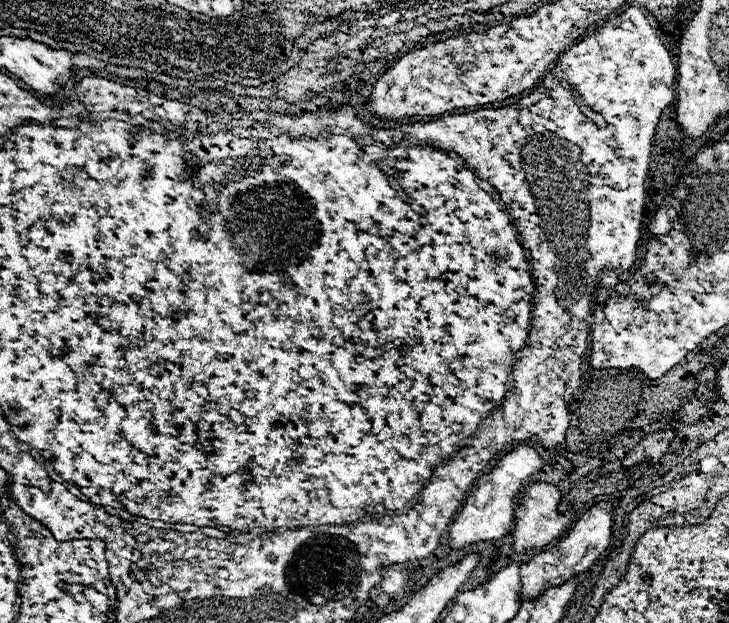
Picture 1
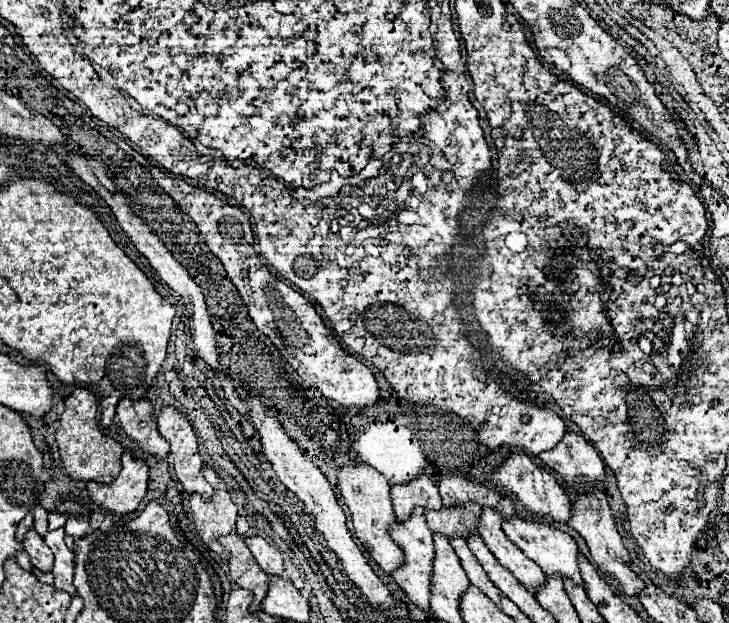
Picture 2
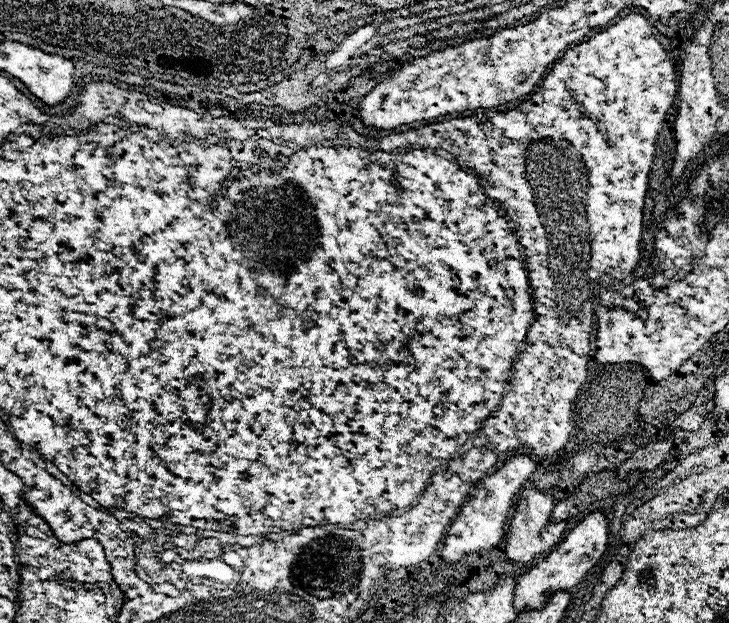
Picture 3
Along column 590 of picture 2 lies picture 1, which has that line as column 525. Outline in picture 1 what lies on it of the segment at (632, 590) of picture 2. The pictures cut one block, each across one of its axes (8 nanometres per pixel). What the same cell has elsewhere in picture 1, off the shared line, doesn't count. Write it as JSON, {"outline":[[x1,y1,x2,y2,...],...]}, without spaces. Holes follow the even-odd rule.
{"outline":[[530,484,530,488,520,494,520,502,516,508,516,516,514,516,514,552,516,554,526,554,530,550,540,550,544,546,548,546,550,542,554,542,556,538,560,538,572,524,572,514,574,508,570,508,564,516,558,514,558,502,560,502,560,490,556,486,548,486,548,484]]}

